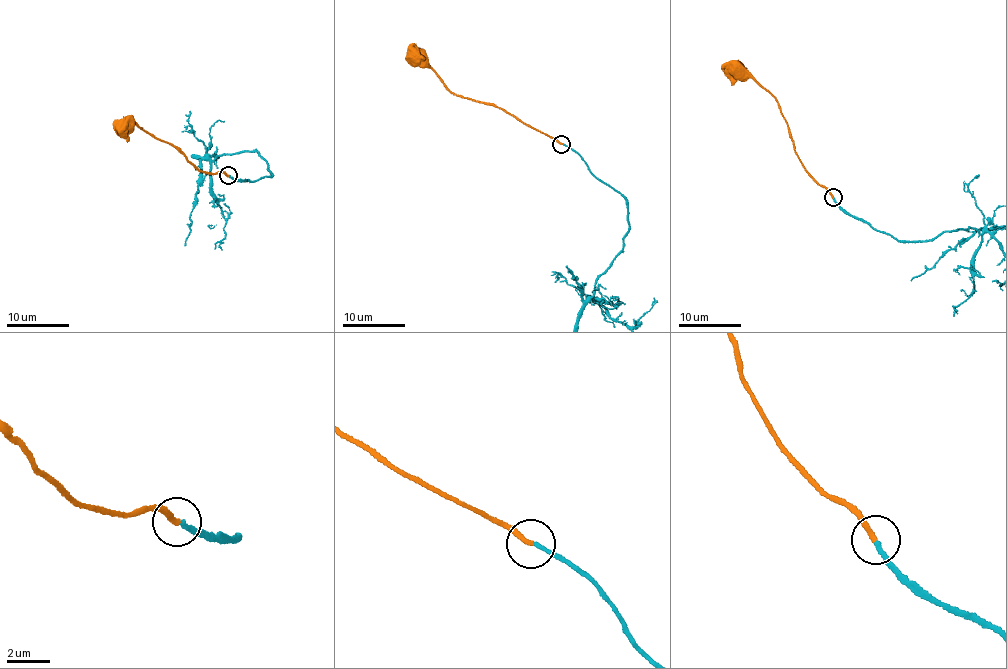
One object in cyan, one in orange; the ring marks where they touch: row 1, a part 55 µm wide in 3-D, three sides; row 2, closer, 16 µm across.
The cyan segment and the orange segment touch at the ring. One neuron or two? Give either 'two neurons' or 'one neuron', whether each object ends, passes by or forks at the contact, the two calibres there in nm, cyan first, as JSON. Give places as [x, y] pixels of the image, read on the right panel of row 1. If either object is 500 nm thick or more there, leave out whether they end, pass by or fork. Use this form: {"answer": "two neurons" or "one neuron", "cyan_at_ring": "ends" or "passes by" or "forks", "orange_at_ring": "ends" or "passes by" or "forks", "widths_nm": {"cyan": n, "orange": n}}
{"answer": "one neuron", "cyan_at_ring": "ends", "orange_at_ring": "ends", "widths_nm": {"cyan": 200, "orange": 260}}

